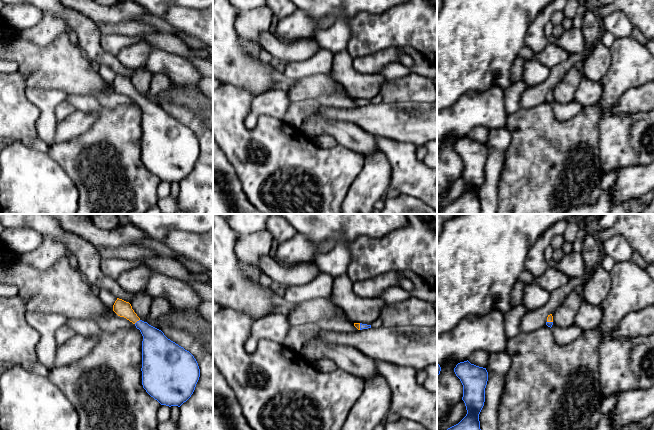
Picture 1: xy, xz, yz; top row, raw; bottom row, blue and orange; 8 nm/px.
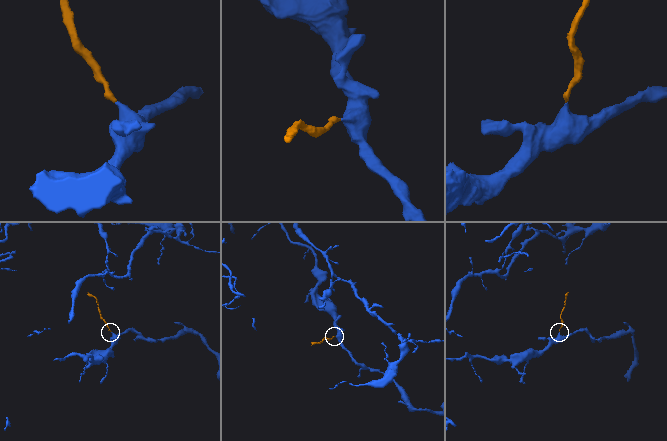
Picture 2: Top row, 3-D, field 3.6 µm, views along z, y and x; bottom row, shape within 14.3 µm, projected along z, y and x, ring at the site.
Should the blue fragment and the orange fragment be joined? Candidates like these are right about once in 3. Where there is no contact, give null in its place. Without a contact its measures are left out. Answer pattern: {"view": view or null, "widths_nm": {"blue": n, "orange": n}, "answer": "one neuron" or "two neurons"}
{"view": "xy", "widths_nm": {"blue": 220, "orange": 130}, "answer": "one neuron"}

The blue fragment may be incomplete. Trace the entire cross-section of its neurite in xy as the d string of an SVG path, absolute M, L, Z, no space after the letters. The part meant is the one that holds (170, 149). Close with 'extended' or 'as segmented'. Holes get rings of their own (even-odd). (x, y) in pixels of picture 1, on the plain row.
M117 74L113 87L140 106L142 117L142 161L161 181L180 183L193 170L200 153L194 132L142 97L129 78Z; extended

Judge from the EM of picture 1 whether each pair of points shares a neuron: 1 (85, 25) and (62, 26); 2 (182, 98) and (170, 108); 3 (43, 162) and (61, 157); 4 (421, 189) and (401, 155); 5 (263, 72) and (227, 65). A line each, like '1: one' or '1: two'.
1: two
2: two
3: two
4: one
5: one

